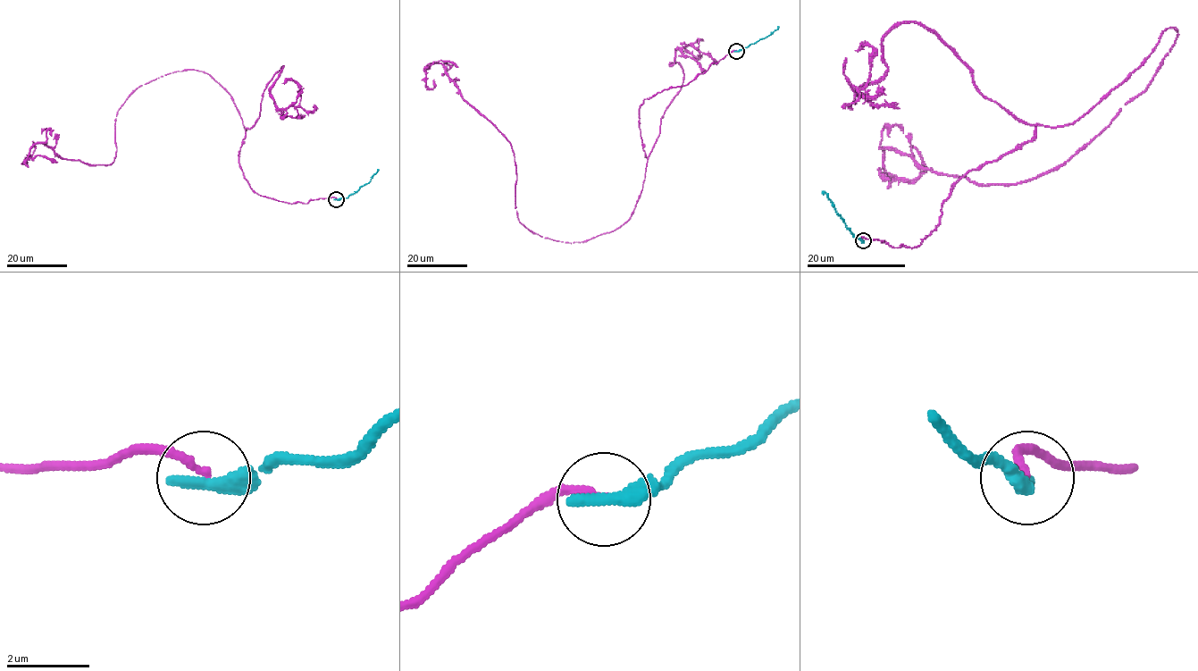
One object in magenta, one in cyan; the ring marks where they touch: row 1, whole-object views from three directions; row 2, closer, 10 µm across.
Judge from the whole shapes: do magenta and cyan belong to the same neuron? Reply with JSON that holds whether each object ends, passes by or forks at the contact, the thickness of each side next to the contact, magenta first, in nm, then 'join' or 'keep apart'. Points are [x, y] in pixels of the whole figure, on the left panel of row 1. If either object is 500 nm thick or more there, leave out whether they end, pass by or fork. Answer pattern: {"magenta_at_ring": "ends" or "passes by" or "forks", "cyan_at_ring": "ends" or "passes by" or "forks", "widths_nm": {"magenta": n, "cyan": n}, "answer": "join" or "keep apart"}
{"magenta_at_ring": "ends", "cyan_at_ring": "ends", "widths_nm": {"magenta": 180, "cyan": 420}, "answer": "keep apart"}

